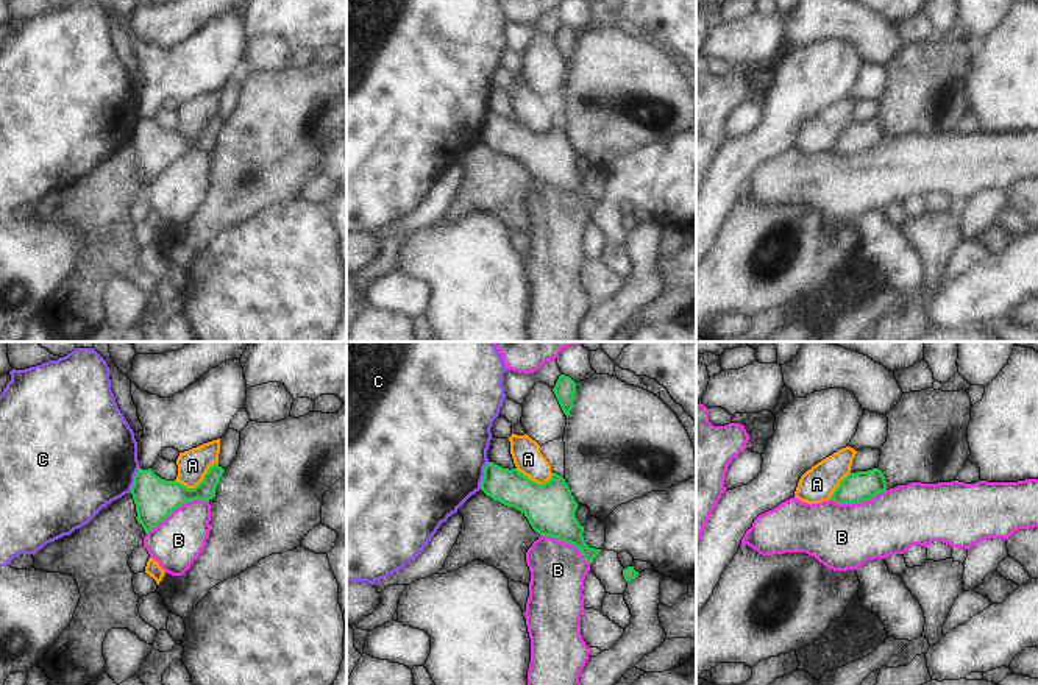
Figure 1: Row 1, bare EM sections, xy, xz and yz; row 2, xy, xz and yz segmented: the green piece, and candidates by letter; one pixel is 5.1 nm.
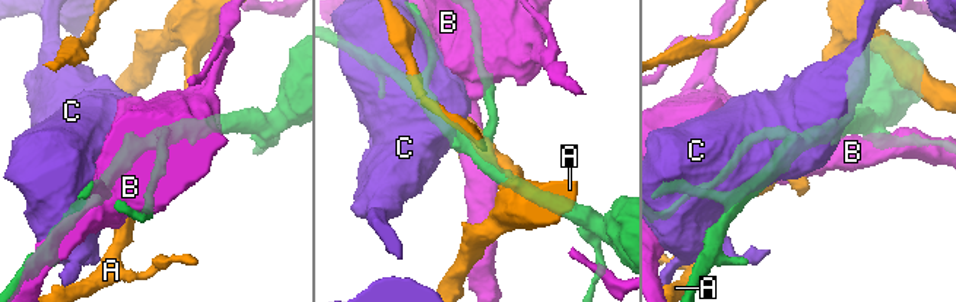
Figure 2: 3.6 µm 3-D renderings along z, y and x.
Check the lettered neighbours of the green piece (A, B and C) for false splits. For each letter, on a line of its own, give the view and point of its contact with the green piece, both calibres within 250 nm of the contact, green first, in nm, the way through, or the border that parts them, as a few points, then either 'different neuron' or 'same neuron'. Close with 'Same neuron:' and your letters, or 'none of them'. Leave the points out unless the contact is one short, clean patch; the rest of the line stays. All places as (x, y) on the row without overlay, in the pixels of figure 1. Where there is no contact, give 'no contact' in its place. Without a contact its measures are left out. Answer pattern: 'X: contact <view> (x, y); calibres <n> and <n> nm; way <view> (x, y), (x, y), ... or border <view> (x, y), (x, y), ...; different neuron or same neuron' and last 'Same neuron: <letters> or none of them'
A: contact xy (199, 134); calibres 220 and 160 nm; different neuron
B: contact xy (177, 158); calibres 220 and 260 nm; different neuron
C: contact xz (484, 127); calibres 190 and 480 nm; different neuron
Same neuron: none of them

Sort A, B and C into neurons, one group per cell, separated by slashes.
A / B / C

